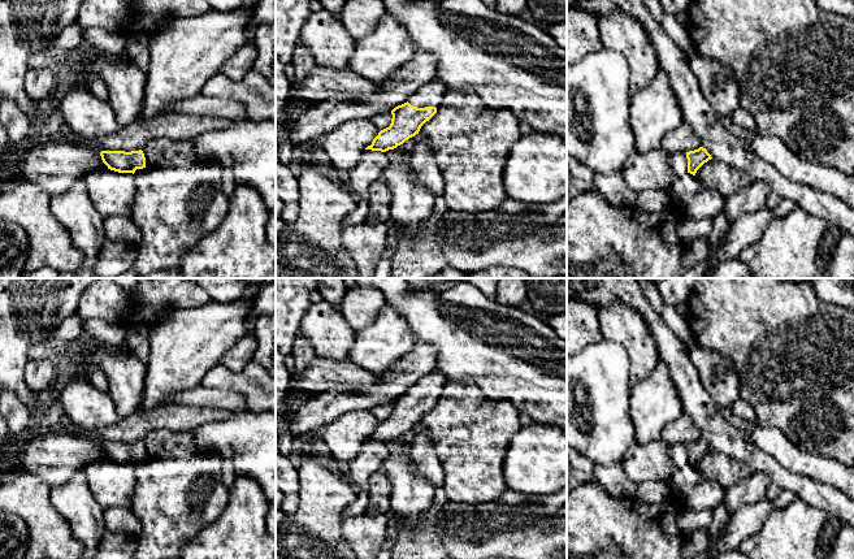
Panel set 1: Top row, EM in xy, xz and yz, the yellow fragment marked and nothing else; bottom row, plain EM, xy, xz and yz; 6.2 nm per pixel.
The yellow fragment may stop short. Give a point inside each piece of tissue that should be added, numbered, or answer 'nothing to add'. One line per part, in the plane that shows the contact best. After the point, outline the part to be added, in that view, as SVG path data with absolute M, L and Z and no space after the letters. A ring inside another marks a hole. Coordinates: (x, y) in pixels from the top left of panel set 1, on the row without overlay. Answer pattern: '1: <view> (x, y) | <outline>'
1: xz (432, 385) | M439 370L424 376L417 384L408 389L408 394L417 399L438 398L443 387L448 384L448 378Z

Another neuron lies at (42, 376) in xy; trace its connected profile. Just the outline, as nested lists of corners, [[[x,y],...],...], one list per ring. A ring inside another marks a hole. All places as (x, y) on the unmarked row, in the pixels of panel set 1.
[[[27,360],[25,365],[25,381],[29,389],[40,399],[47,400],[56,390],[58,368],[49,360]]]

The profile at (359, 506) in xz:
[[[357,491],[356,499],[344,510],[343,519],[355,517],[367,511],[369,506],[368,491]]]

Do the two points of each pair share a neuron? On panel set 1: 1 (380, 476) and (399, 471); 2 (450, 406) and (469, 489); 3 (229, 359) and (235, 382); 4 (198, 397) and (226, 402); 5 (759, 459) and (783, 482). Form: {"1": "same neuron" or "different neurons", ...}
{"1": "different neurons", "2": "same neuron", "3": "different neurons", "4": "same neuron", "5": "same neuron"}

